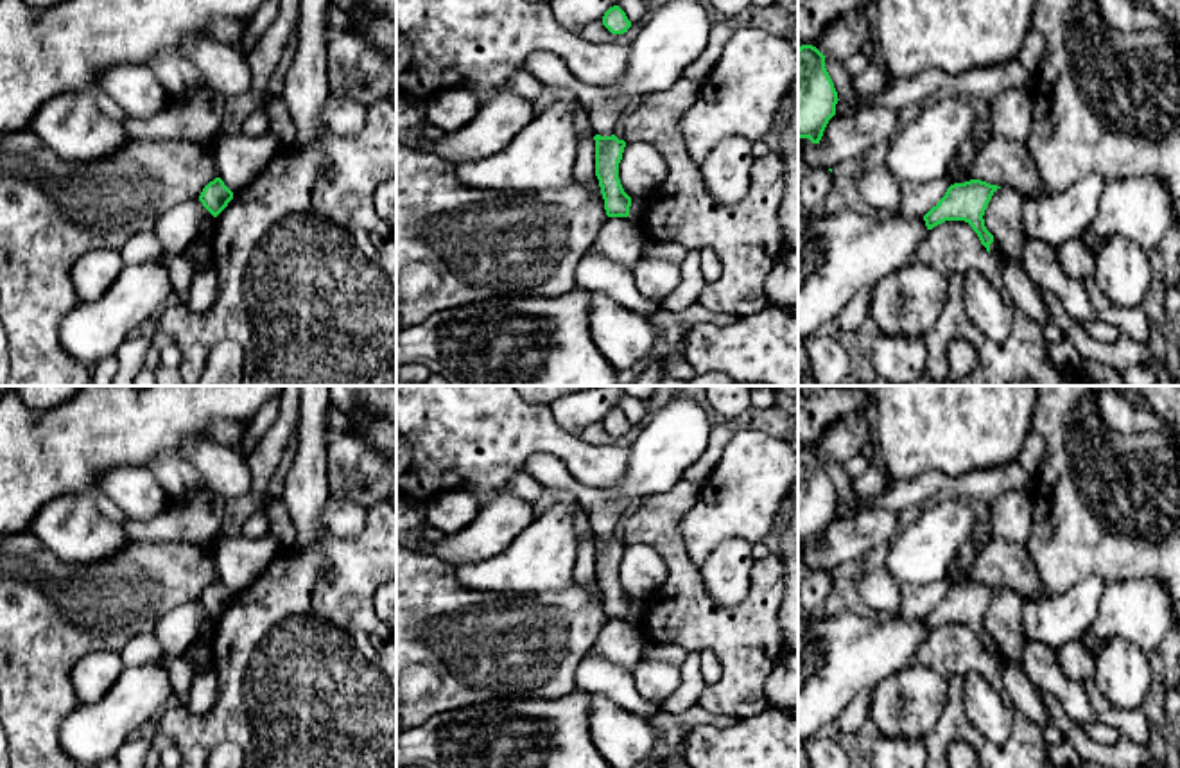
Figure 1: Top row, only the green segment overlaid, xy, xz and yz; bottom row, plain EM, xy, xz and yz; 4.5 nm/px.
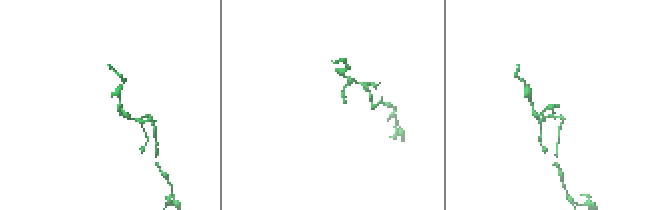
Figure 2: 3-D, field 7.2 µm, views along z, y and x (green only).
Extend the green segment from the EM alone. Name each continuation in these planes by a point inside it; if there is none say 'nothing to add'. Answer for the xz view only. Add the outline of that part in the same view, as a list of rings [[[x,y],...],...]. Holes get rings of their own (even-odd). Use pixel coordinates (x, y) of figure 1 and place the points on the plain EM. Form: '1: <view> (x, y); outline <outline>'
nothing to add

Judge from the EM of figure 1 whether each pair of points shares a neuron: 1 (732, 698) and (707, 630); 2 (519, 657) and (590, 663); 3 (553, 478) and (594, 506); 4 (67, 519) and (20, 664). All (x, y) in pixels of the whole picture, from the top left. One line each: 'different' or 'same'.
1: same
2: different
3: same
4: different

